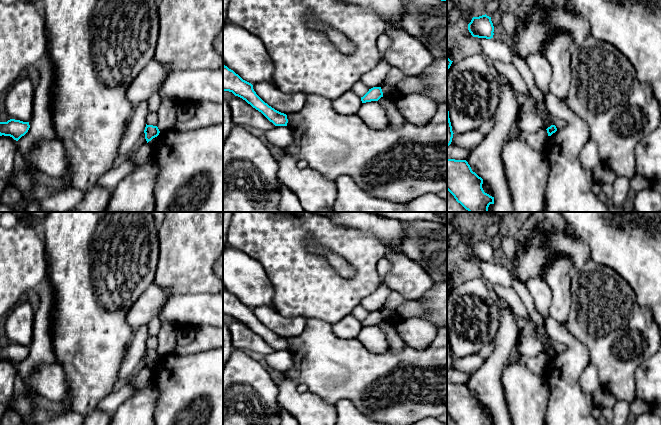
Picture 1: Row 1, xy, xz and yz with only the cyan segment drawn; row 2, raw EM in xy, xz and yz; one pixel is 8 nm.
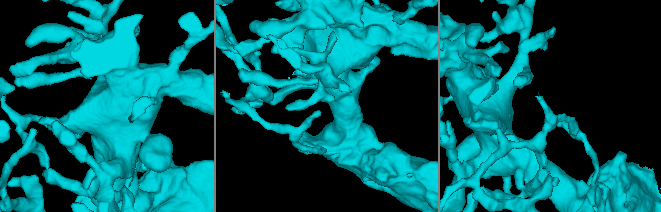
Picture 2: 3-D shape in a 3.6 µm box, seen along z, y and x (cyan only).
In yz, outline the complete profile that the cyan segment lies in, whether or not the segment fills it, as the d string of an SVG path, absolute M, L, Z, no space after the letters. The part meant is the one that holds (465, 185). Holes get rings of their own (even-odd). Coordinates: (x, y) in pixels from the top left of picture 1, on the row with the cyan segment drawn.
M447 159L447 190L469 212L488 212L490 204L494 204L494 197L485 193L483 179L472 171L466 160Z

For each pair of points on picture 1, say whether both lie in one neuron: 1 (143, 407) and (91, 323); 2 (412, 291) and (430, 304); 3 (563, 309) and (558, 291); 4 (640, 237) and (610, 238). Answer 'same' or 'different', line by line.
1: different
2: different
3: same
4: same

